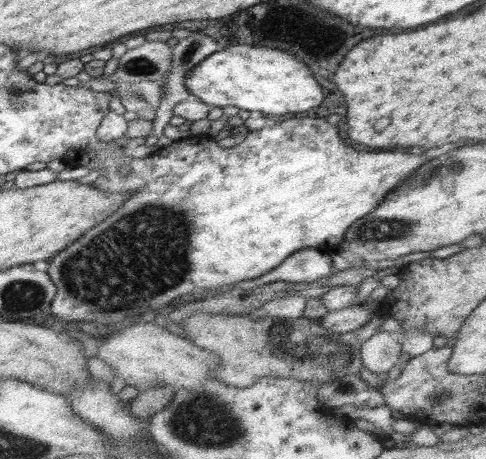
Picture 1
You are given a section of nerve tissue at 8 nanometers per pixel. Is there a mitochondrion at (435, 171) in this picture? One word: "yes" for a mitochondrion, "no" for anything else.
yes

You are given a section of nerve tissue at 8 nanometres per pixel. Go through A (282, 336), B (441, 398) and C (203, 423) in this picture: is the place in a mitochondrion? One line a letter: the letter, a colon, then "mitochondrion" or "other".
A: mitochondrion
B: mitochondrion
C: mitochondrion

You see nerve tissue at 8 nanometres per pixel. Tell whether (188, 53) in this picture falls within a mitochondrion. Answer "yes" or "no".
yes

